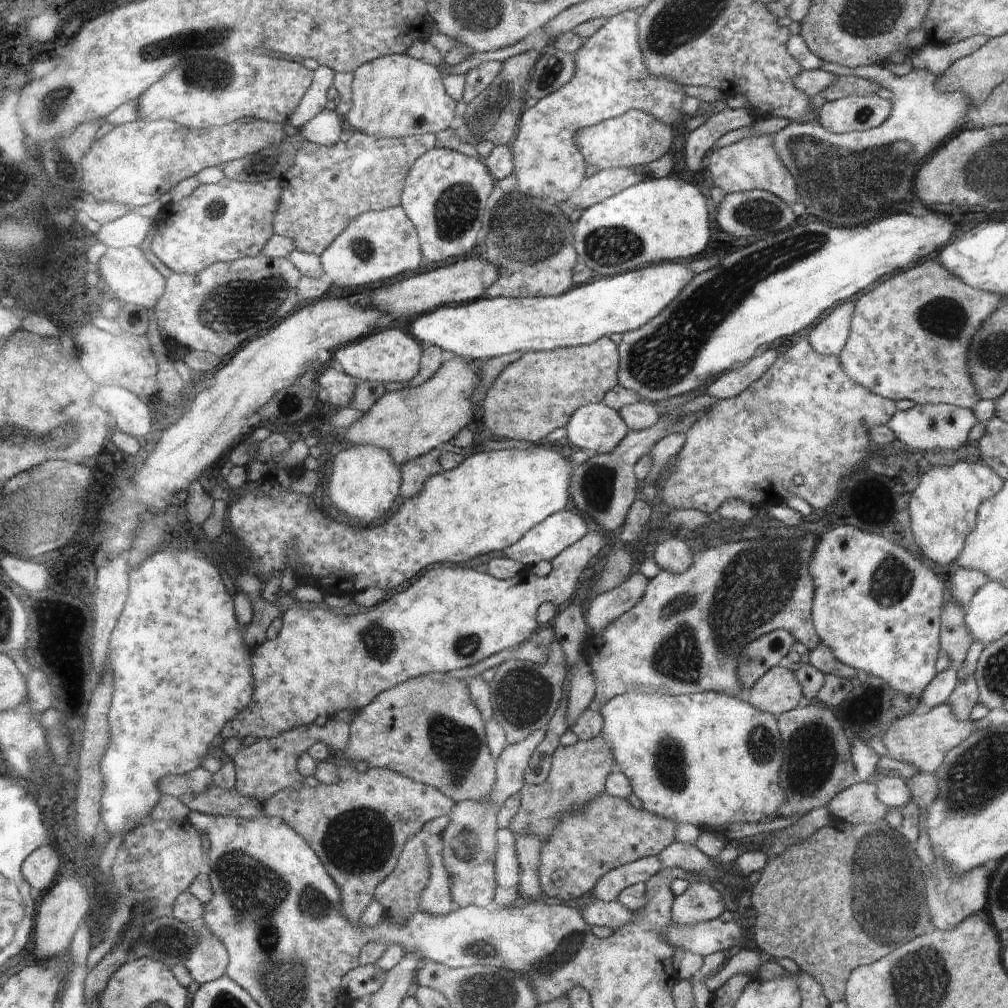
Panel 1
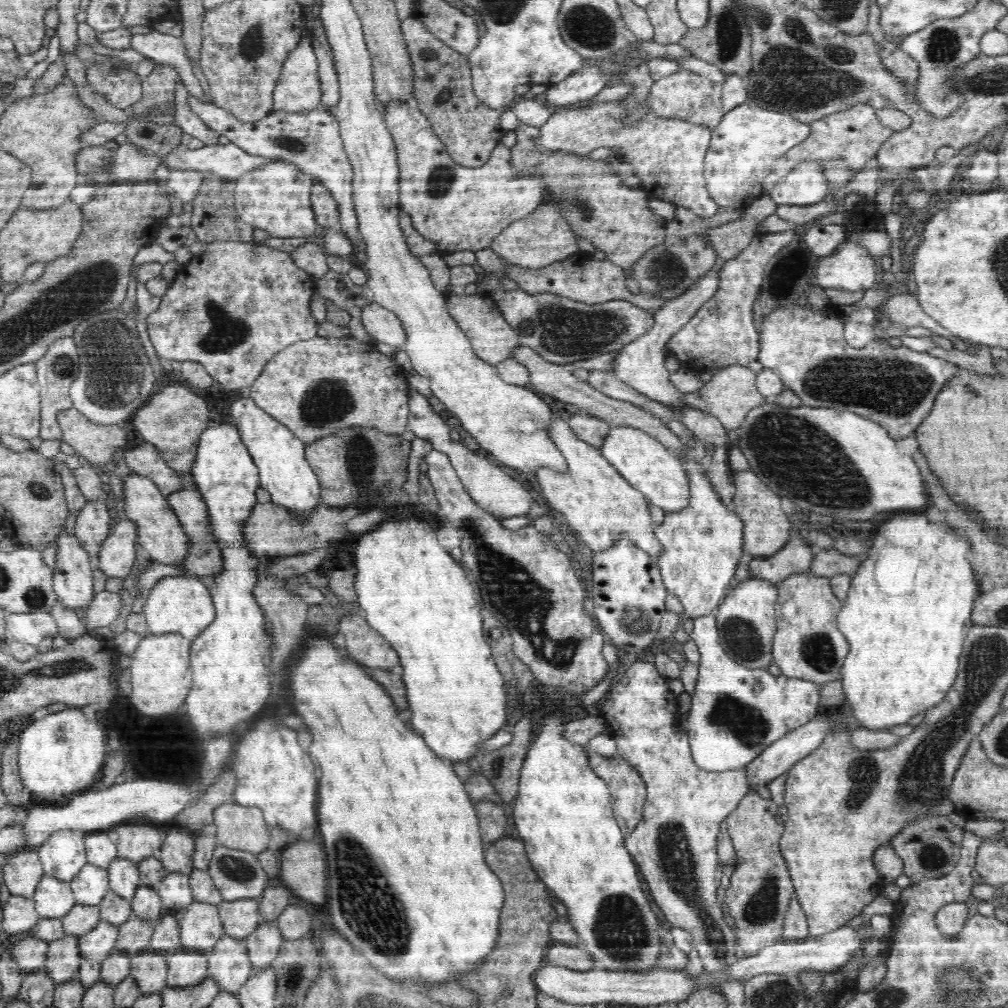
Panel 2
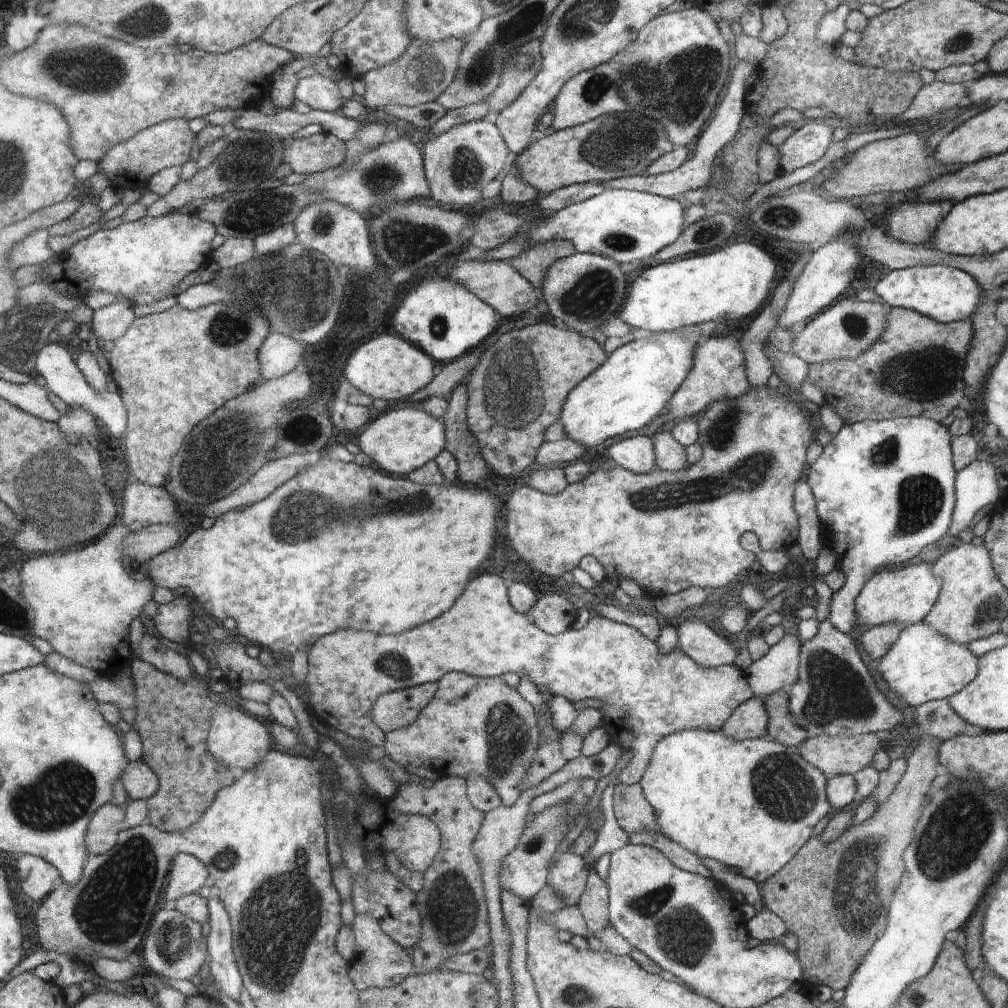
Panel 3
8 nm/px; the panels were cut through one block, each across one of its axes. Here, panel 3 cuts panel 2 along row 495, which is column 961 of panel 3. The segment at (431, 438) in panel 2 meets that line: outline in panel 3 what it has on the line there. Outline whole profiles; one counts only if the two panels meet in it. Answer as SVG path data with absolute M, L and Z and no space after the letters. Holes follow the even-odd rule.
M976 460L960 470L956 477L955 516L947 535L958 536L979 510L990 503L994 505L1004 492L998 486L995 468L990 462Z

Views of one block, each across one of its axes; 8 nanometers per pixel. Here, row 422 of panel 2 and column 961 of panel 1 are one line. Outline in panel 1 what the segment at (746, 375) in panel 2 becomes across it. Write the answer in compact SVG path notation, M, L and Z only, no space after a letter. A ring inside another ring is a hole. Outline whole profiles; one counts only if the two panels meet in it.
M946 703L926 711L915 711L900 717L885 731L882 742L890 752L890 759L911 764L920 773L935 773L948 752L971 736L974 721L961 721Z

